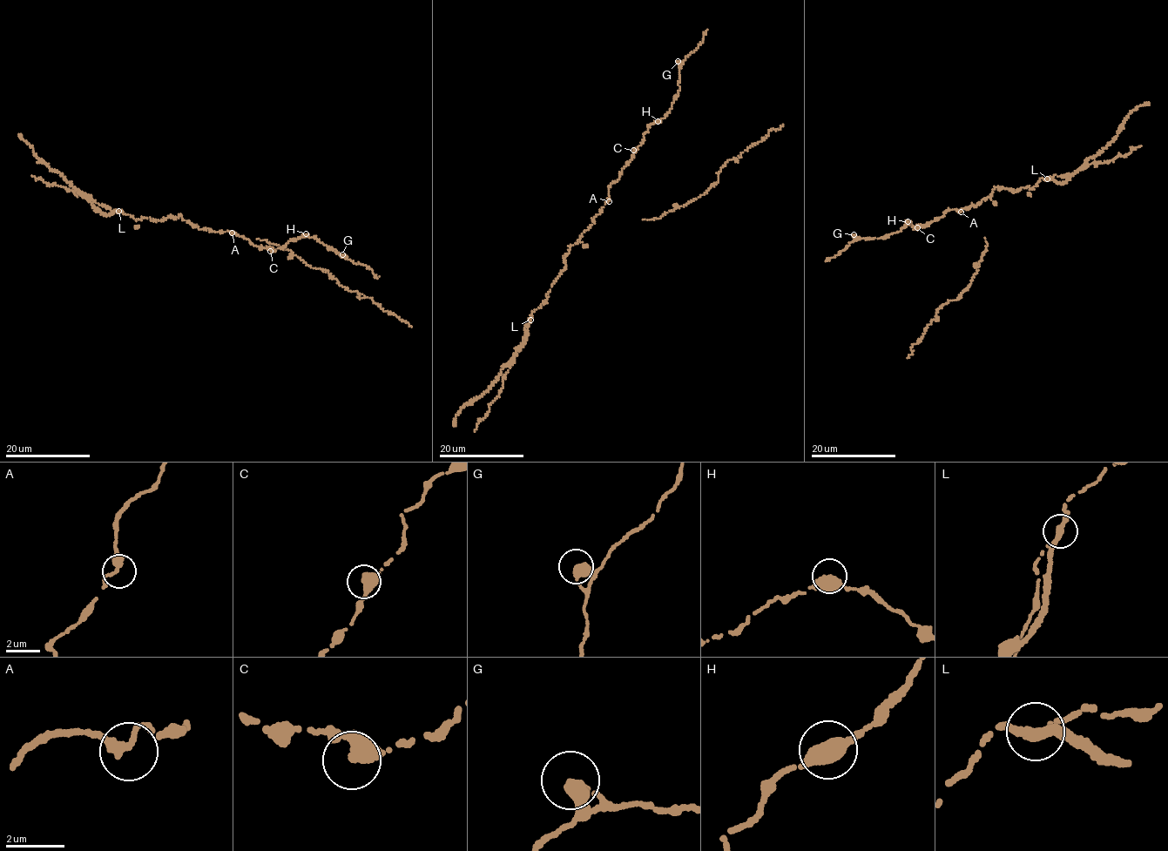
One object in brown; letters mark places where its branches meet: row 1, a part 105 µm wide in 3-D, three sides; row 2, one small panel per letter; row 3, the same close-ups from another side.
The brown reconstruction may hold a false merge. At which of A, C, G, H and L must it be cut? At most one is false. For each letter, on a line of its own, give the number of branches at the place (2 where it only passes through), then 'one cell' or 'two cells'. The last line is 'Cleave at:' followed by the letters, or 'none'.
A: 2 | one cell
C: 2 | one cell
G: 2 | one cell
H: 1 | one cell
L: 2 | two cells
Cleave at: L

